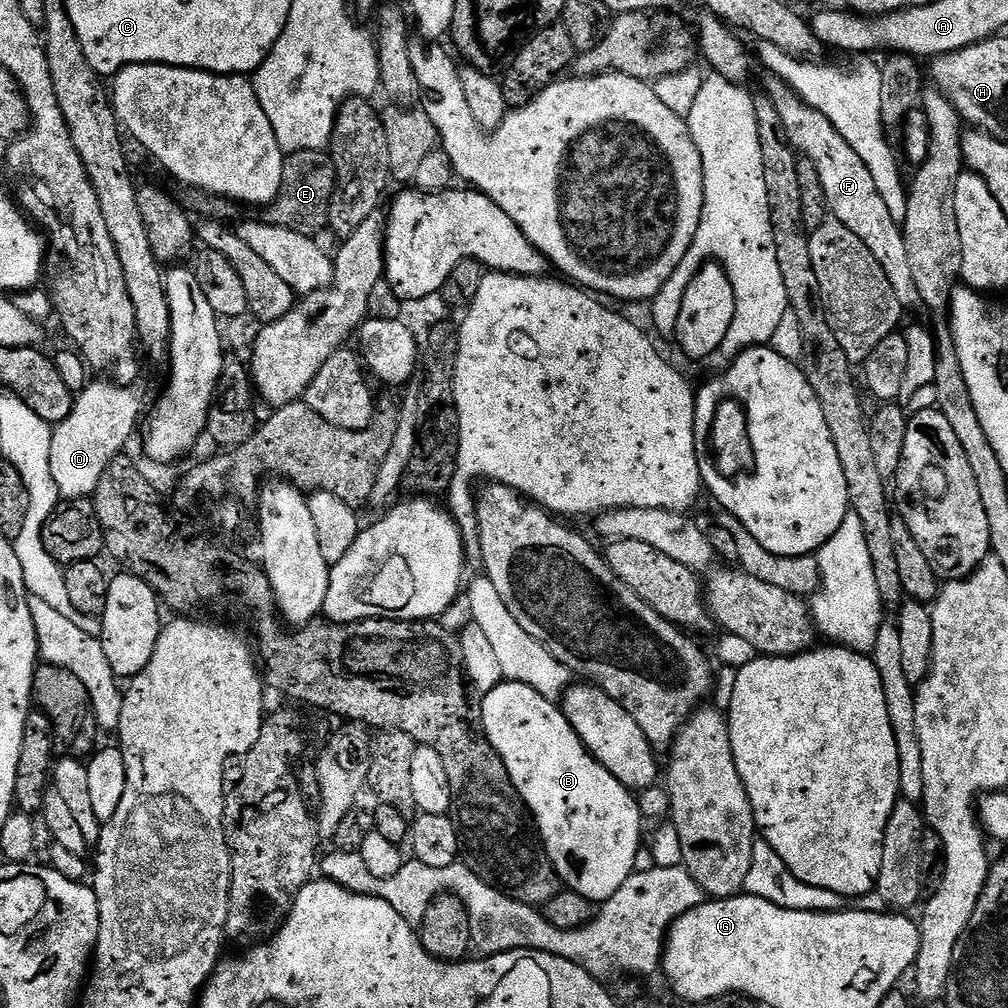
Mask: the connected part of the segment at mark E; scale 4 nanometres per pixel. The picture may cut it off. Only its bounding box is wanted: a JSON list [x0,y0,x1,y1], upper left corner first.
[267,150,336,237]

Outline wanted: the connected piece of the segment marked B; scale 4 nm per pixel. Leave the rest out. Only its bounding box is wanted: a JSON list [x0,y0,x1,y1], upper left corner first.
[480,682,642,902]

